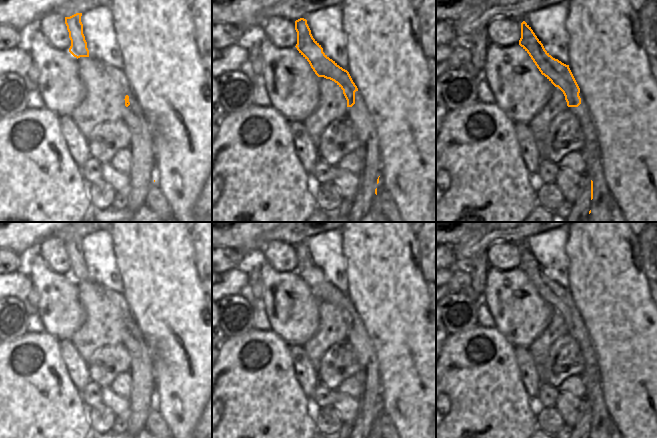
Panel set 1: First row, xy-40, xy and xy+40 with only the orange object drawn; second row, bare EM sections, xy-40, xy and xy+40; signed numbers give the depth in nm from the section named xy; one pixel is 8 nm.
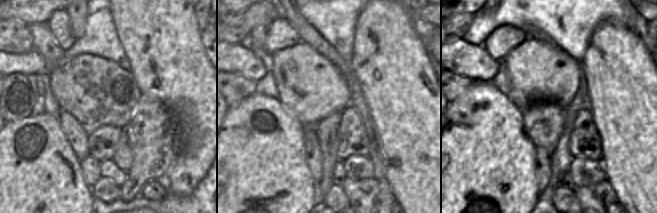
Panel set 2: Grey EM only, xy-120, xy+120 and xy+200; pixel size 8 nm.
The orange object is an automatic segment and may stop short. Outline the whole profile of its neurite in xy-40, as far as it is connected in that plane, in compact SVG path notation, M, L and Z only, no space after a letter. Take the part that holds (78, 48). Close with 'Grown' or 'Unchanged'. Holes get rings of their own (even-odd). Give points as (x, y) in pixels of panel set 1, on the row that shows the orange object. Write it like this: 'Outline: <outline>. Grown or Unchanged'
Outline: M76 13L70 17L65 17L65 24L71 40L69 52L77 59L80 57L89 57L87 42L83 34L81 16L82 13Z. Unchanged.

